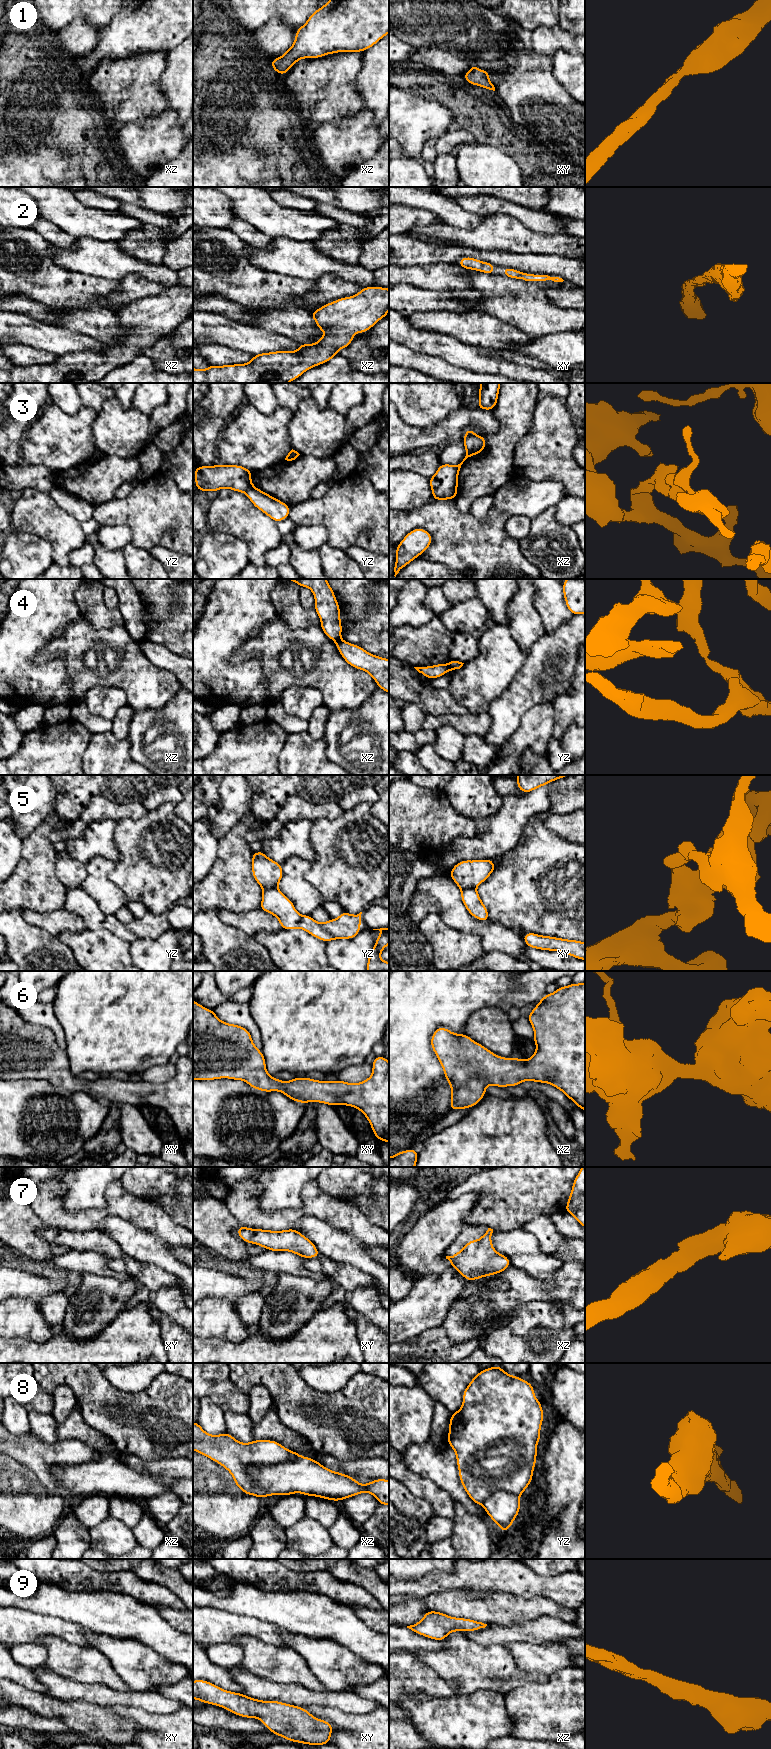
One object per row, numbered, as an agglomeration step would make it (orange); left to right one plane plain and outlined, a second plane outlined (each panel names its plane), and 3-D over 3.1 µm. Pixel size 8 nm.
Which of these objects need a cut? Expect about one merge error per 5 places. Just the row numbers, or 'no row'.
4, 5, 8

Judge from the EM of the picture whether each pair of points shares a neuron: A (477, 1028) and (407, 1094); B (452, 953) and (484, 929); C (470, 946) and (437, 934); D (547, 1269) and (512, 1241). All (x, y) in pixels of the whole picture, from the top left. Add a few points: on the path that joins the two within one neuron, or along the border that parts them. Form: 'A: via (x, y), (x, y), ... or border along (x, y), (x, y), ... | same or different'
A: border along (474, 1011), (465, 1025), (464, 1033) | different
B: border along (454, 928), (476, 934), (485, 952) | different
C: via (462, 946), (450, 946), (445, 941) | same
D: via (538, 1264), (521, 1249) | same

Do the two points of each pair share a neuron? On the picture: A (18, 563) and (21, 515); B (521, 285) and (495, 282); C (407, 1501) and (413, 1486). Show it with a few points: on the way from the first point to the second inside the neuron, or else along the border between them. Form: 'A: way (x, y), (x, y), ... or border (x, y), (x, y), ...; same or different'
A: border (14, 528), (39, 535), (42, 538); different
B: way (515, 285), (501, 285); same
C: border (399, 1481), (414, 1495), (423, 1497), (430, 1505); different

